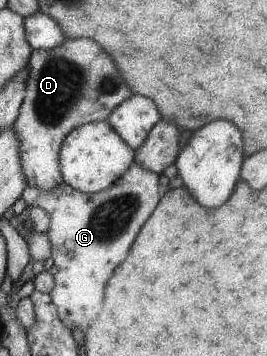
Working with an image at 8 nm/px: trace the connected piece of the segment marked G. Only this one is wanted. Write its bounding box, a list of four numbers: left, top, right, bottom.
[20,161,163,331]

